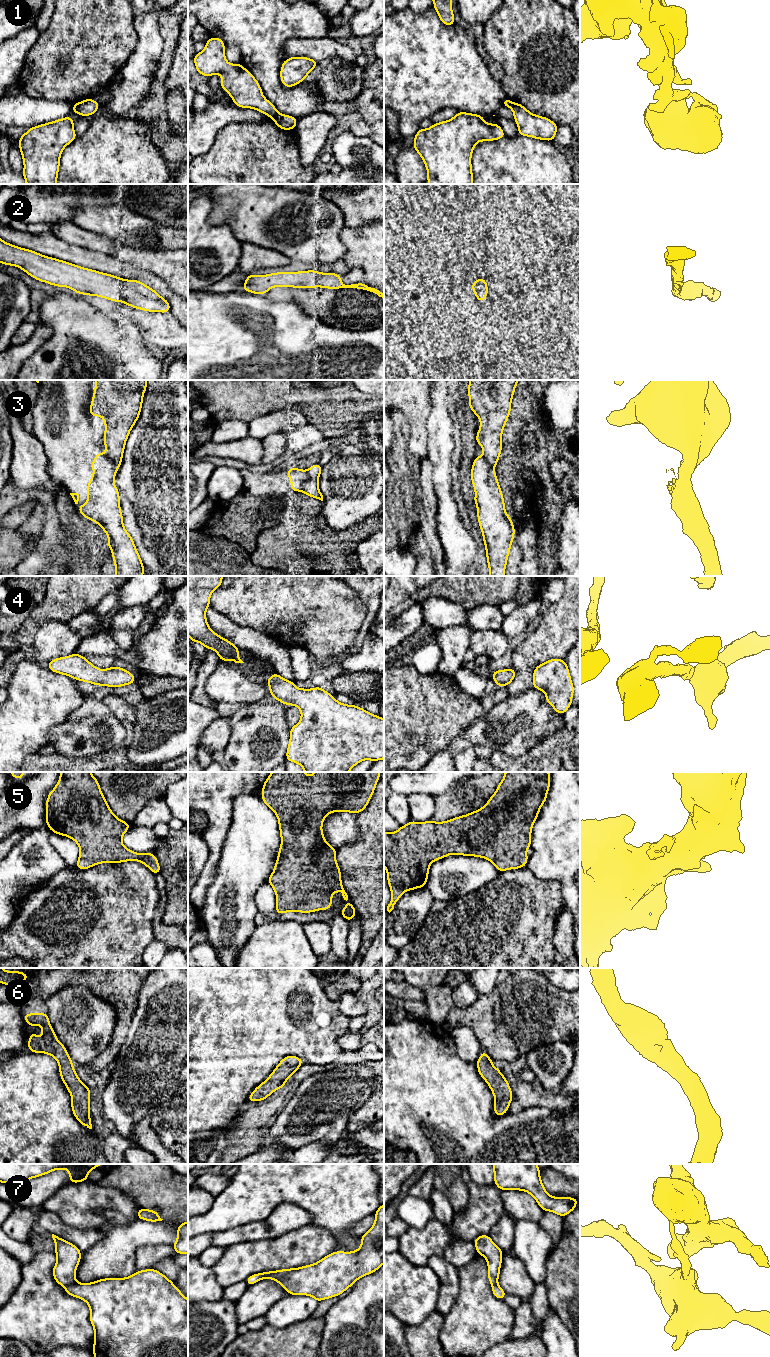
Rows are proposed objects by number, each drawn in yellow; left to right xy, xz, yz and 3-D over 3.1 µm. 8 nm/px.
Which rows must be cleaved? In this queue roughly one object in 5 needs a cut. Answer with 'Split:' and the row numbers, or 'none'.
Split: 1, 3, 7

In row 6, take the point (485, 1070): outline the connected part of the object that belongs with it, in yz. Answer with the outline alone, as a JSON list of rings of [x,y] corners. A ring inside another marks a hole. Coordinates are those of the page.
[[[481,1051],[481,1056],[476,1062],[478,1073],[488,1084],[494,1095],[494,1115],[503,1116],[508,1112],[509,1105],[513,1100],[513,1094],[505,1076],[492,1064],[493,1061],[488,1054]]]

